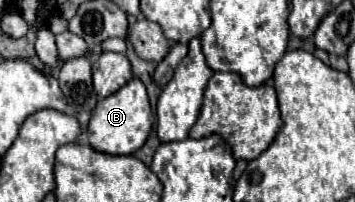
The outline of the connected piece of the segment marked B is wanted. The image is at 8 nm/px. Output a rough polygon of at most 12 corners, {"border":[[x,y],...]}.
{"border":[[132,79],[98,101],[88,143],[132,155],[152,131],[146,87]]}

